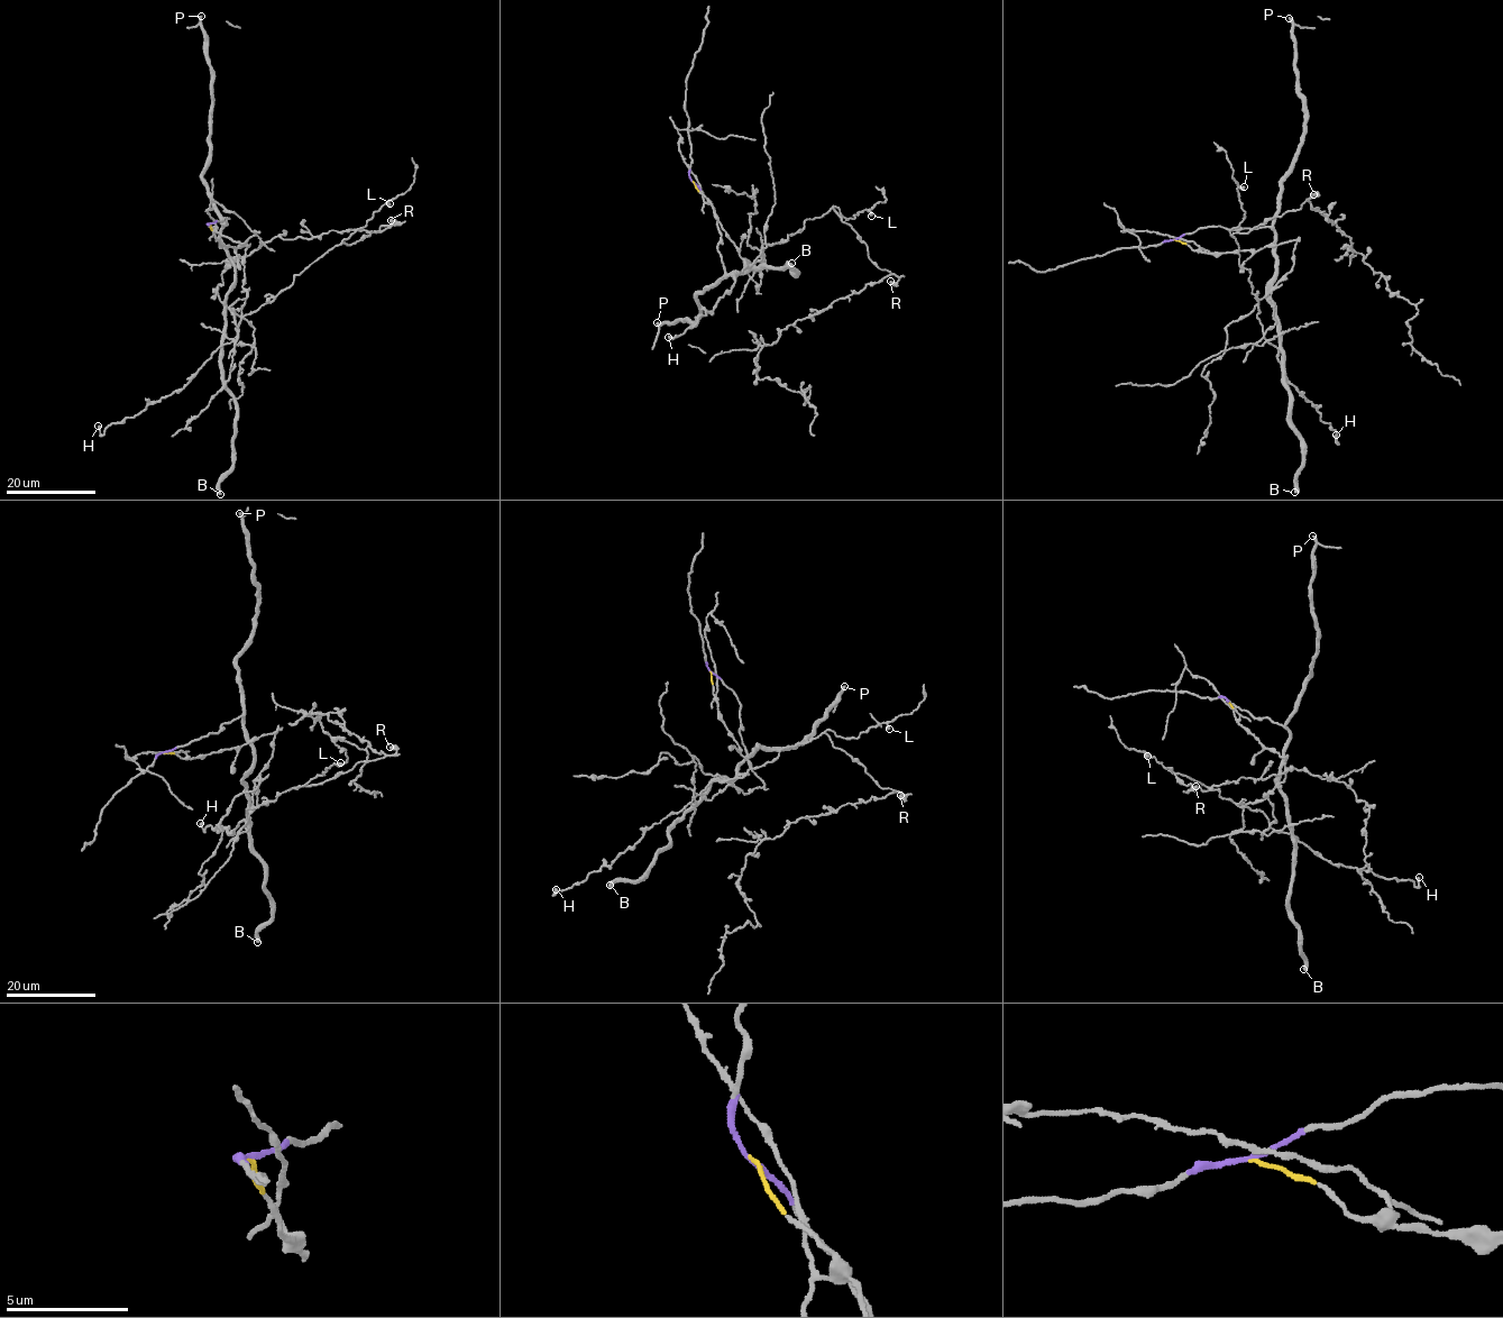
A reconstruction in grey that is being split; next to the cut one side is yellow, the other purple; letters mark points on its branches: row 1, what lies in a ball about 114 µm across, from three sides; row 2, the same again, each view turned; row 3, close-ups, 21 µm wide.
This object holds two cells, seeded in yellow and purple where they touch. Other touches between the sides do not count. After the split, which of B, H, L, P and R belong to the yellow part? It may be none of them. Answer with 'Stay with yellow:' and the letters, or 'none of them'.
Stay with yellow: H, L, R

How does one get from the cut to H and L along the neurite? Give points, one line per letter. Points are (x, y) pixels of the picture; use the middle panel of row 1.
H: (693, 181), (758, 291), (764, 262), (762, 249), (712, 310), (668, 337)
L: (693, 181), (758, 291), (764, 243), (784, 241), (832, 207), (844, 217), (865, 209), (871, 216)

